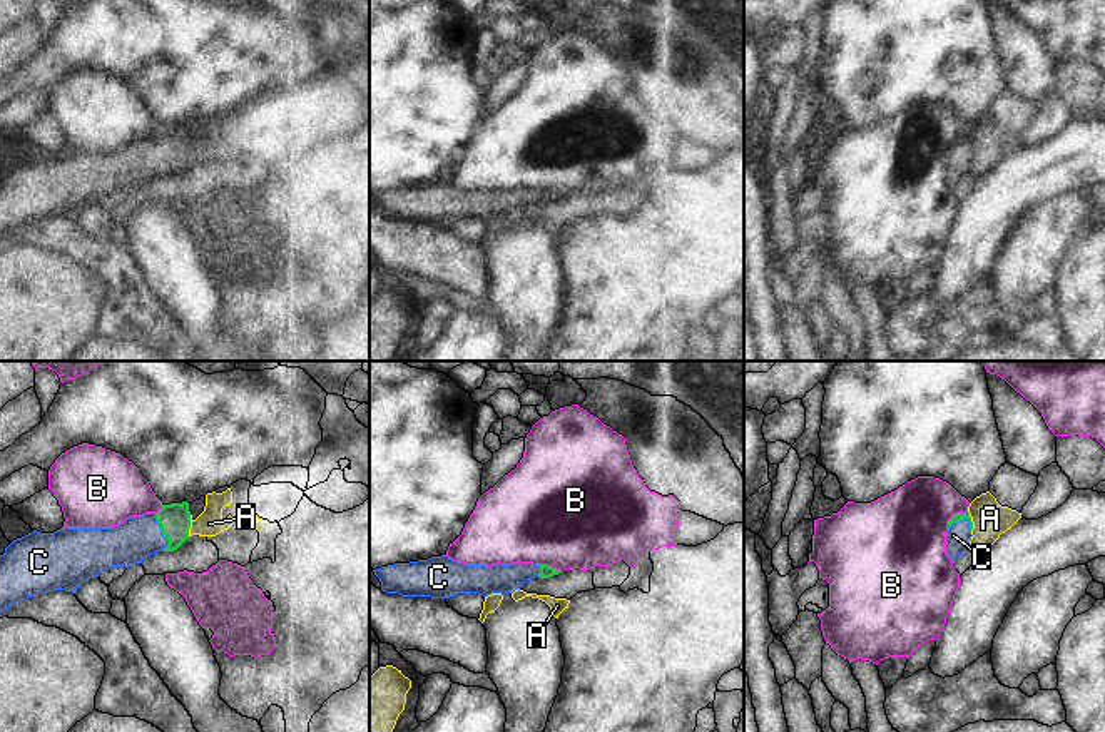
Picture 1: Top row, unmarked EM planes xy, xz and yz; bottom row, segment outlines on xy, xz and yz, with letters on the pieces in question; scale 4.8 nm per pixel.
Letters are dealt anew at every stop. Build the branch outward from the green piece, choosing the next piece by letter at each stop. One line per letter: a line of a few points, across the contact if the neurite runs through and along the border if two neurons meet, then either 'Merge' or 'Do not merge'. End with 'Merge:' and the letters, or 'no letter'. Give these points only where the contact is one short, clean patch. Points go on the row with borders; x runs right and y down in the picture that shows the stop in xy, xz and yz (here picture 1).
A: Line: xy (191, 515), (188, 535). Do not merge
B: Line: yz (963, 512), (957, 512), (947, 527). Do not merge
C: Line: xy (174, 520), (162, 532), (139, 537). Merge
Merge: C

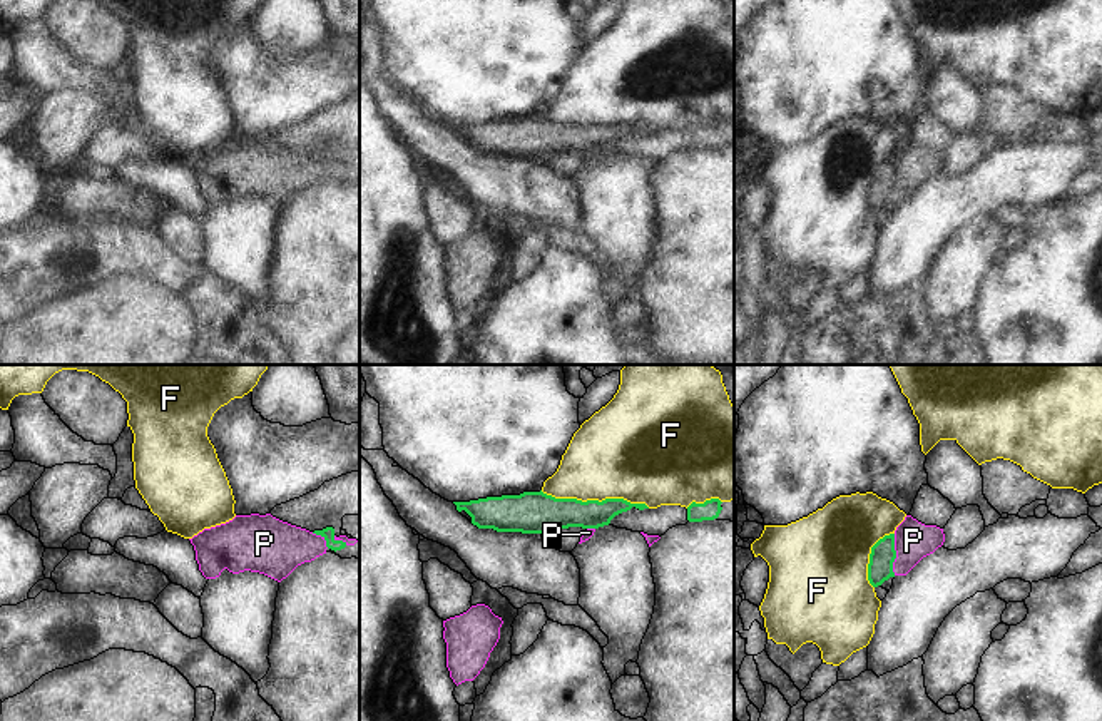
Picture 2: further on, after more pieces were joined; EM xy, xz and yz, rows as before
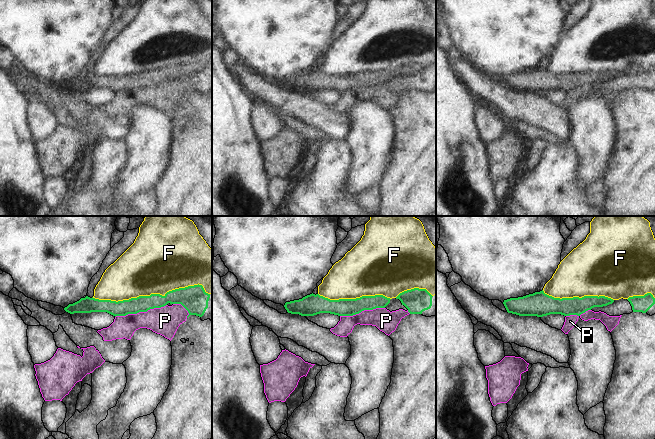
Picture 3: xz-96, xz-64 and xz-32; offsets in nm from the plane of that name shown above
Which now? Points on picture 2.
F: Do not merge
P: Do not merge
Merge: no letter

